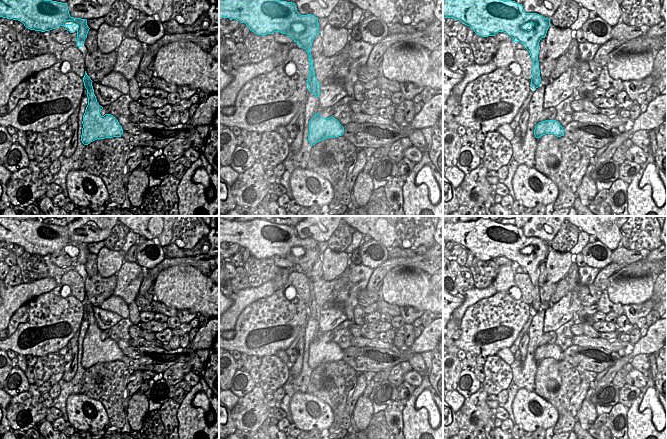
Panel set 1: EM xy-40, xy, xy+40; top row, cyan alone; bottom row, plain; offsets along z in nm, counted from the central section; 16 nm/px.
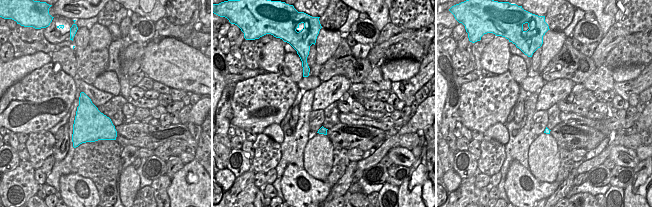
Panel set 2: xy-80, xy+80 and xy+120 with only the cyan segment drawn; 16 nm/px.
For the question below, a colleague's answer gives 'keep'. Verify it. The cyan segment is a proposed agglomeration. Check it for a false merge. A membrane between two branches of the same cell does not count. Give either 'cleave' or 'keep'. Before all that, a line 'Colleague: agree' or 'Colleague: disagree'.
Colleague: agree
keep

